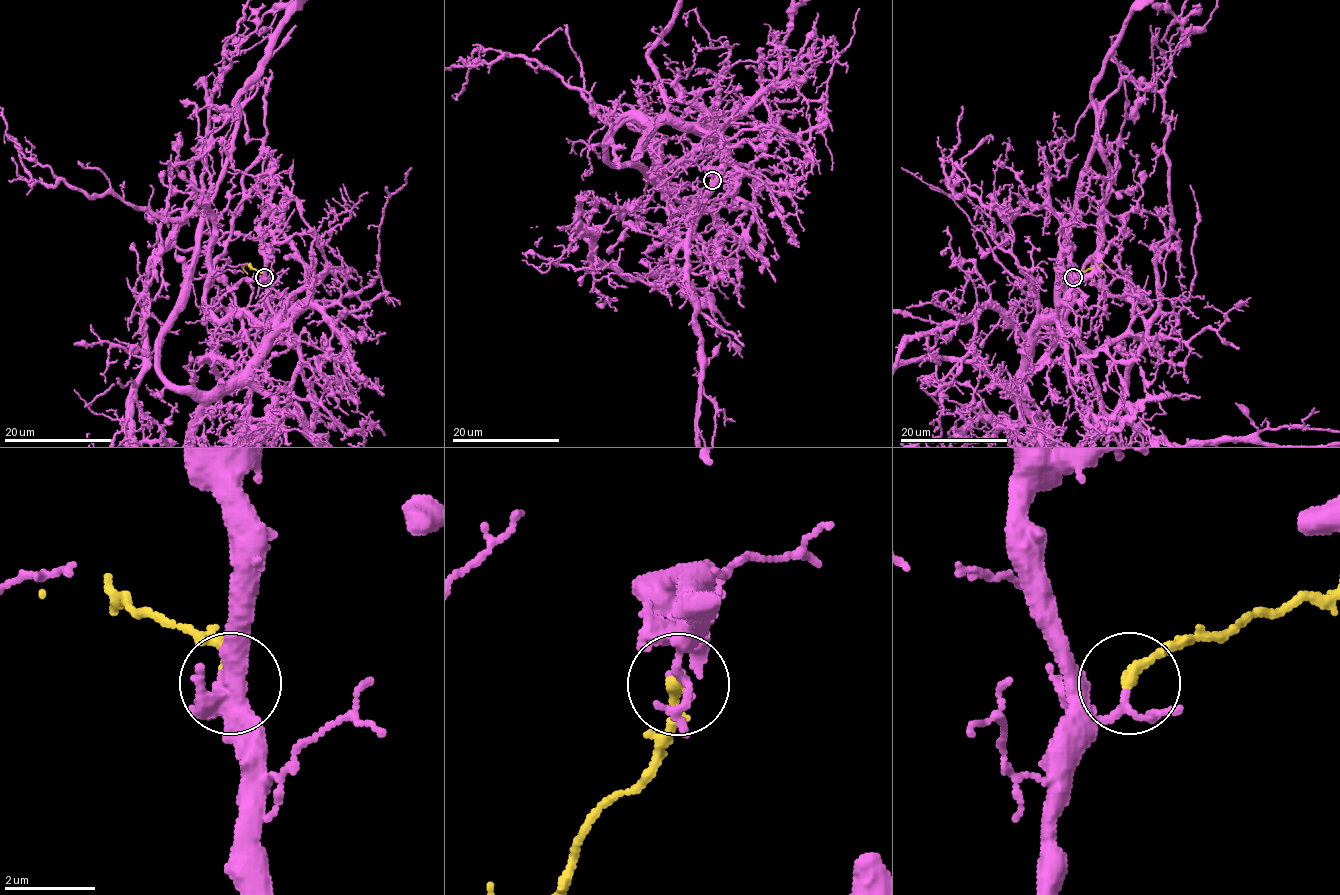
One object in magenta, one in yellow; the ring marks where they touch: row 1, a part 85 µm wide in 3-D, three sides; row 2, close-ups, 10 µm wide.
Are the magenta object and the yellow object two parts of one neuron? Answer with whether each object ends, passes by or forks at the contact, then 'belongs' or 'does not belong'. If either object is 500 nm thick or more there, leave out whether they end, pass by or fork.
magenta passes by; yellow ends; belongs

